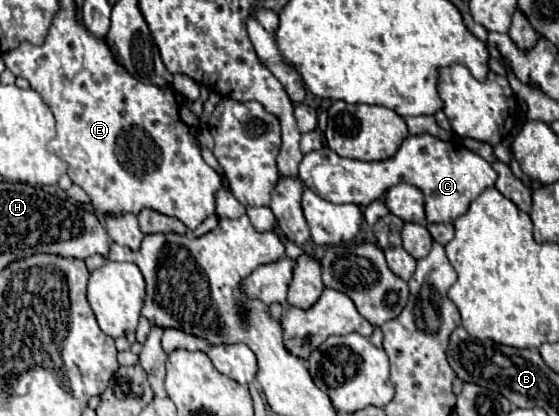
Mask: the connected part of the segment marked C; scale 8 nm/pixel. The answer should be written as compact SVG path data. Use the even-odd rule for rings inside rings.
M411 134L407 136L397 154L393 158L381 160L381 162L361 162L361 160L351 160L351 158L341 158L329 148L315 150L307 156L303 156L299 164L299 178L305 182L307 188L315 190L311 170L317 164L331 164L337 168L337 172L331 174L329 182L333 190L329 194L321 194L325 200L333 204L357 204L357 206L367 206L373 200L381 198L391 186L407 182L417 186L423 192L425 198L425 216L427 222L437 222L437 224L451 224L455 218L463 216L469 210L469 204L481 196L481 192L489 186L495 184L497 172L491 168L487 160L483 160L479 154L467 150L465 146L443 142L431 134Z

